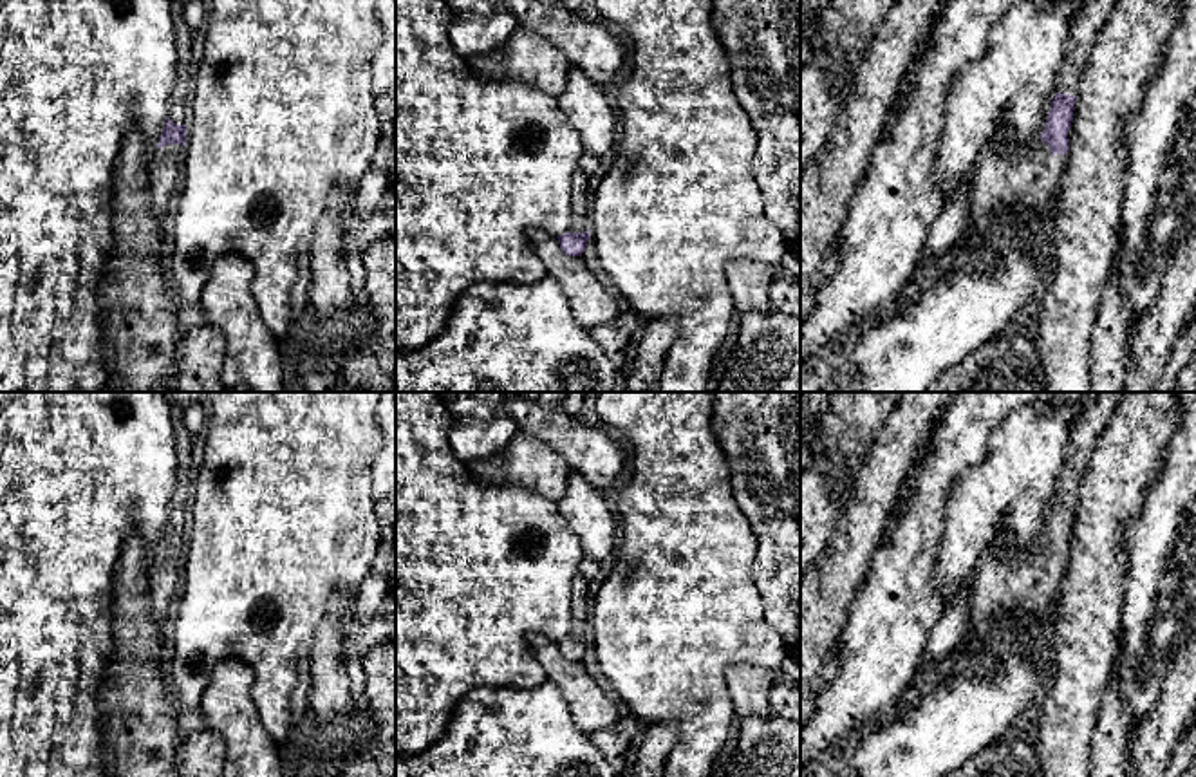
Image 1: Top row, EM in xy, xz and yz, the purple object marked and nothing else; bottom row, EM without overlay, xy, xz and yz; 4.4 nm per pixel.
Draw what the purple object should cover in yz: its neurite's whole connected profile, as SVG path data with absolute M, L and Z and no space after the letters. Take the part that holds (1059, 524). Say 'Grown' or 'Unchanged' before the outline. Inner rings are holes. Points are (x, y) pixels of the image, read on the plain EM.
Grown. M1093 392L1093 403L1073 421L1057 479L1057 499L1041 544L1019 548L1004 531L985 553L970 593L968 627L958 643L967 652L976 643L981 647L983 658L976 667L994 670L995 645L1006 636L1039 629L1050 613L1070 555L1068 537L1079 486L1095 443L1122 396L1124 392Z

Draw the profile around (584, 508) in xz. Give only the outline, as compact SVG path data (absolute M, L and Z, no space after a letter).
M569 470L567 490L556 506L565 524L578 537L584 557L602 562L611 555L620 524L602 490Z

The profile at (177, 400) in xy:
M164 392L164 396L172 408L179 408L181 412L201 401L201 392Z

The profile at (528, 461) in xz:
M517 432L495 455L466 463L466 470L482 484L524 486L556 504L569 477L569 466L549 445L524 432Z

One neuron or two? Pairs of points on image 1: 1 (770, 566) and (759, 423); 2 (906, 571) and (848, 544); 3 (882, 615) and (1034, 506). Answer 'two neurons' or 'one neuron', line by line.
1: one neuron
2: two neurons
3: two neurons

